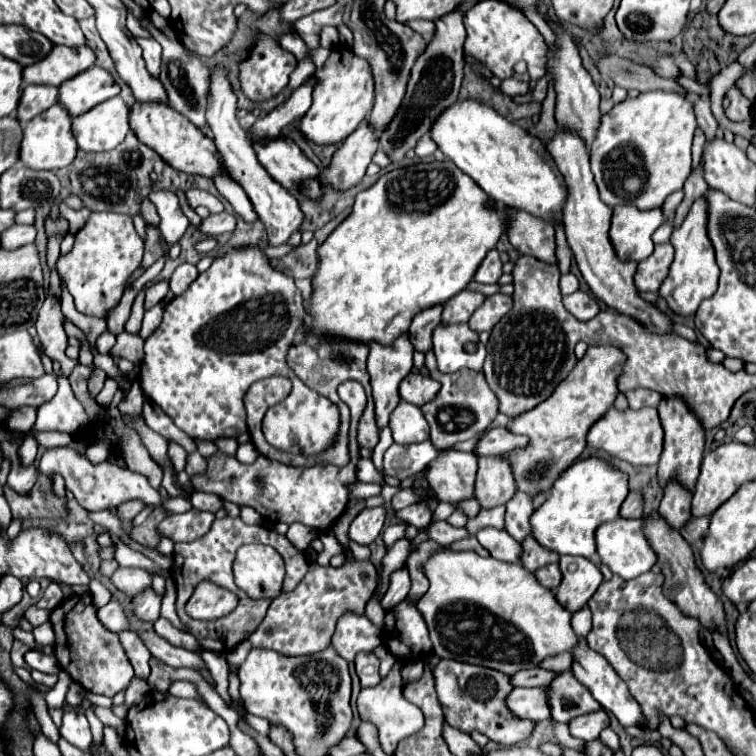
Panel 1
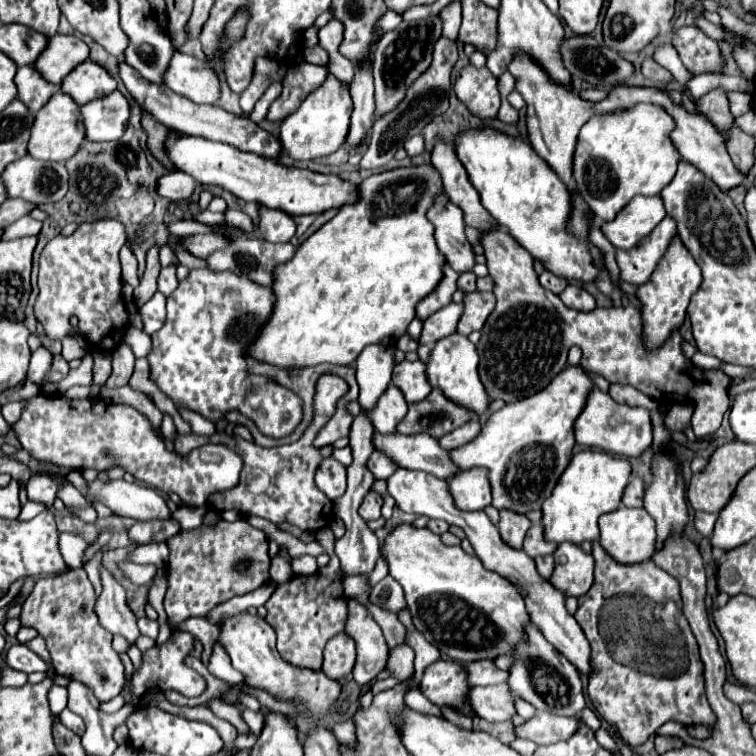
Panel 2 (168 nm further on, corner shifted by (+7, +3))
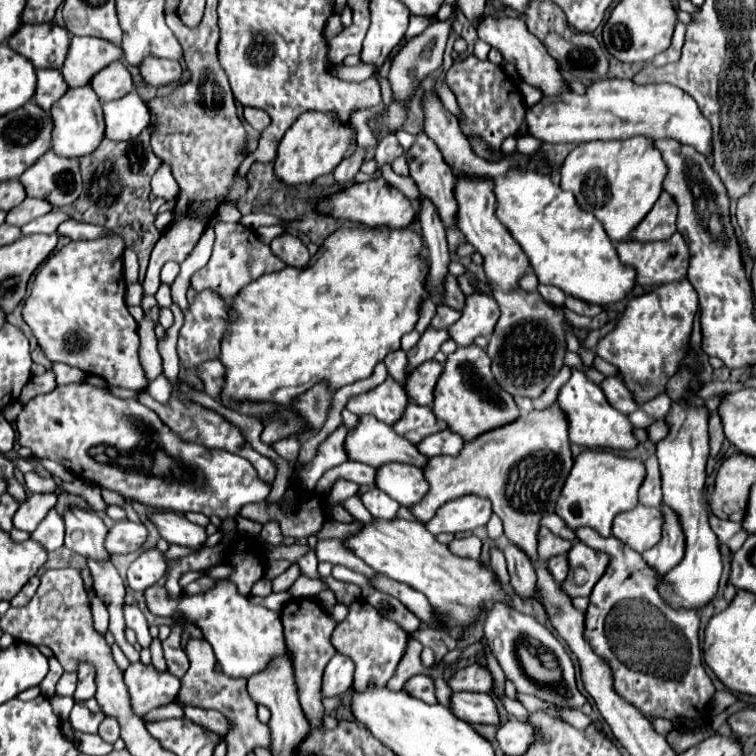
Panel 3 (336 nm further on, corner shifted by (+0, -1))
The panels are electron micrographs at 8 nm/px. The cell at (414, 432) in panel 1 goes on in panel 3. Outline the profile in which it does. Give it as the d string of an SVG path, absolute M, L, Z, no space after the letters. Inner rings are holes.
M387 376L387 380L377 388L369 390L367 394L351 398L347 402L347 410L357 416L371 414L377 420L393 426L403 418L407 404L409 404L409 396L403 390L403 386L395 382L391 376Z

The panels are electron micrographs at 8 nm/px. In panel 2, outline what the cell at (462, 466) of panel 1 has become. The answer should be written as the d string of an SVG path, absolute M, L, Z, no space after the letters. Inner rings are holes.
M374 432L372 444L384 456L396 460L396 466L408 470L422 470L448 480L456 474L456 466L448 458L448 450L440 448L436 438L428 434L380 434Z

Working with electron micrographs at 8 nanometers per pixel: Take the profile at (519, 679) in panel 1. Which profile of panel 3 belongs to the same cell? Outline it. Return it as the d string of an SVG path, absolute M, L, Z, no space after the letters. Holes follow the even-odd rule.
M473 662L461 670L457 670L451 680L449 686L453 688L453 692L461 692L461 690L471 690L471 692L491 692L493 690L493 676L491 672Z

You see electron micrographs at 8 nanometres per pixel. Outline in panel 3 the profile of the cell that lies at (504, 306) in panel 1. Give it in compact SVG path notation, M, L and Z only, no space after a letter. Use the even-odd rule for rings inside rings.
M471 294L461 310L461 318L449 326L457 346L469 346L477 336L491 336L499 320L499 306L489 294Z

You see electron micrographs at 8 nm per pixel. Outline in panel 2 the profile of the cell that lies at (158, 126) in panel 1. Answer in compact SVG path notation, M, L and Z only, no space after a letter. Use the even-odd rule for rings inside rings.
M176 136L168 138L168 154L174 166L192 178L196 178L204 186L222 186L232 192L240 200L258 202L266 208L278 208L290 216L302 214L320 214L332 208L342 208L346 204L354 204L358 198L358 186L342 180L334 174L324 176L310 170L286 168L276 160L262 158L250 152L240 152L230 144L220 144L212 140L204 140L198 136Z

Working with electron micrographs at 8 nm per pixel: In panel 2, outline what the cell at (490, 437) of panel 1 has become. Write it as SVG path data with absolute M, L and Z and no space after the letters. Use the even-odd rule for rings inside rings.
M470 420L470 422L466 422L464 426L452 430L450 434L446 434L444 438L438 438L438 444L440 444L442 448L448 448L448 450L460 448L460 446L464 446L466 442L470 442L478 432L480 432L480 422L478 422L478 420Z

